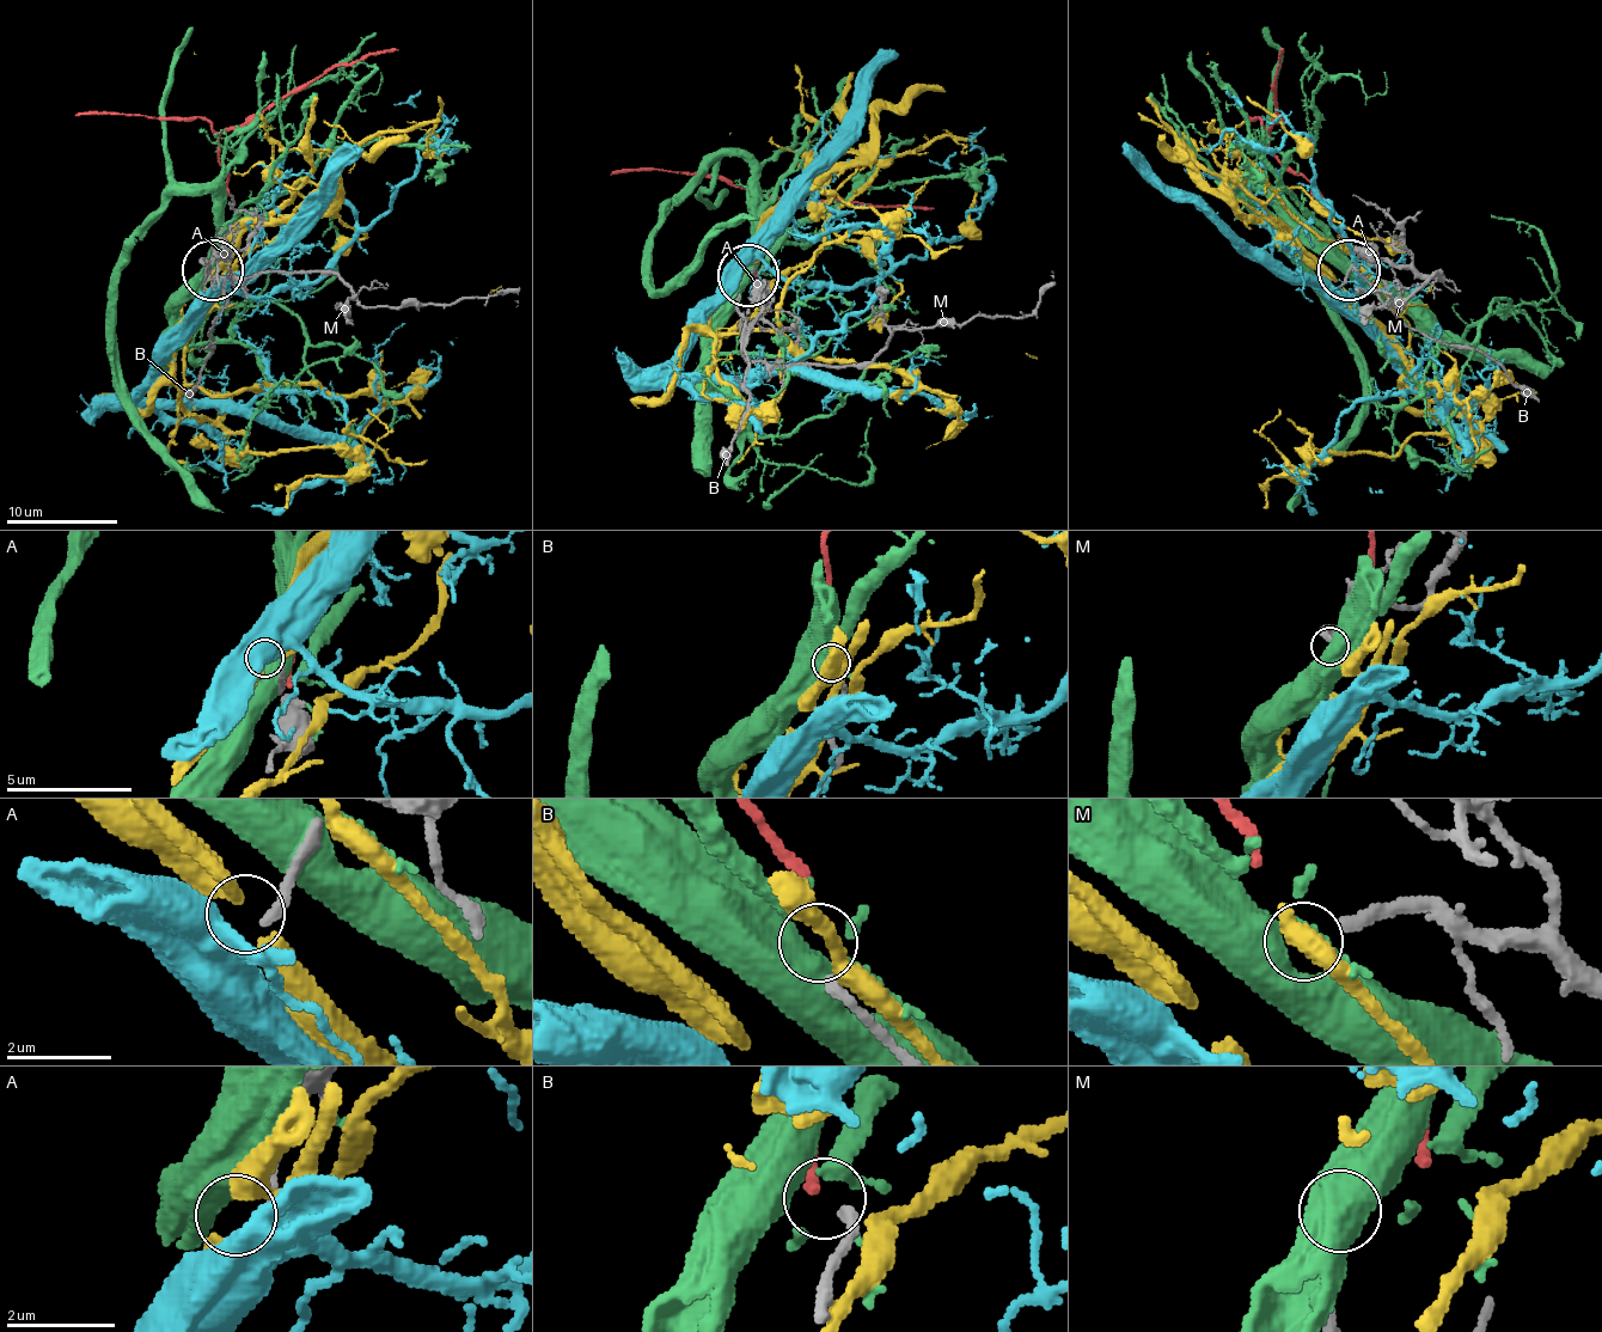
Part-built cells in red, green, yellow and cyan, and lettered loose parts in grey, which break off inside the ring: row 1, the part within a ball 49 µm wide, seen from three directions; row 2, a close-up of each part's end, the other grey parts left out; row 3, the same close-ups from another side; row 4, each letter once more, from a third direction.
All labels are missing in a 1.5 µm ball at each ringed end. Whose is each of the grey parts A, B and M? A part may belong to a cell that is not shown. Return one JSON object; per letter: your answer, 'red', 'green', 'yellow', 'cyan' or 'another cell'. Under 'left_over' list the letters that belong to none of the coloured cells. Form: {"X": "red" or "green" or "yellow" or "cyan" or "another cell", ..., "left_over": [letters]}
{"A": "another cell", "B": "red", "M": "green", "left_over": ["A"]}

